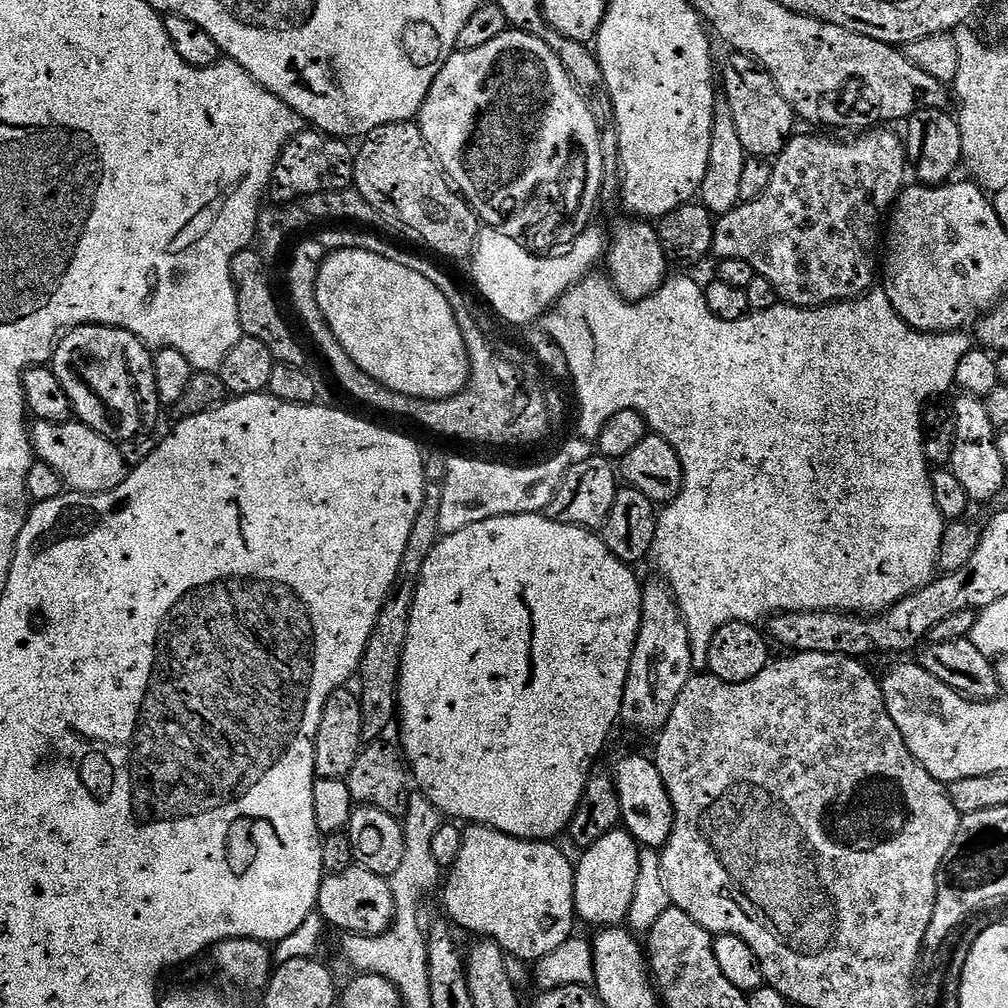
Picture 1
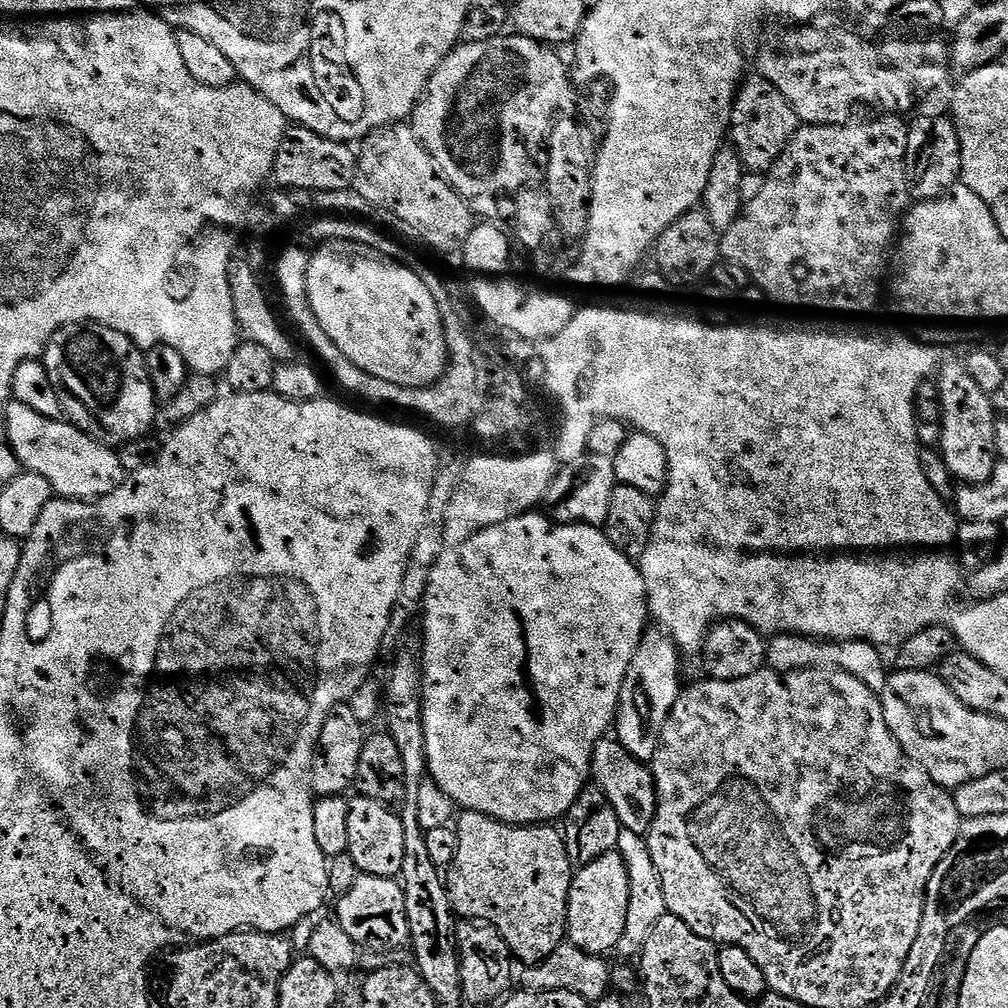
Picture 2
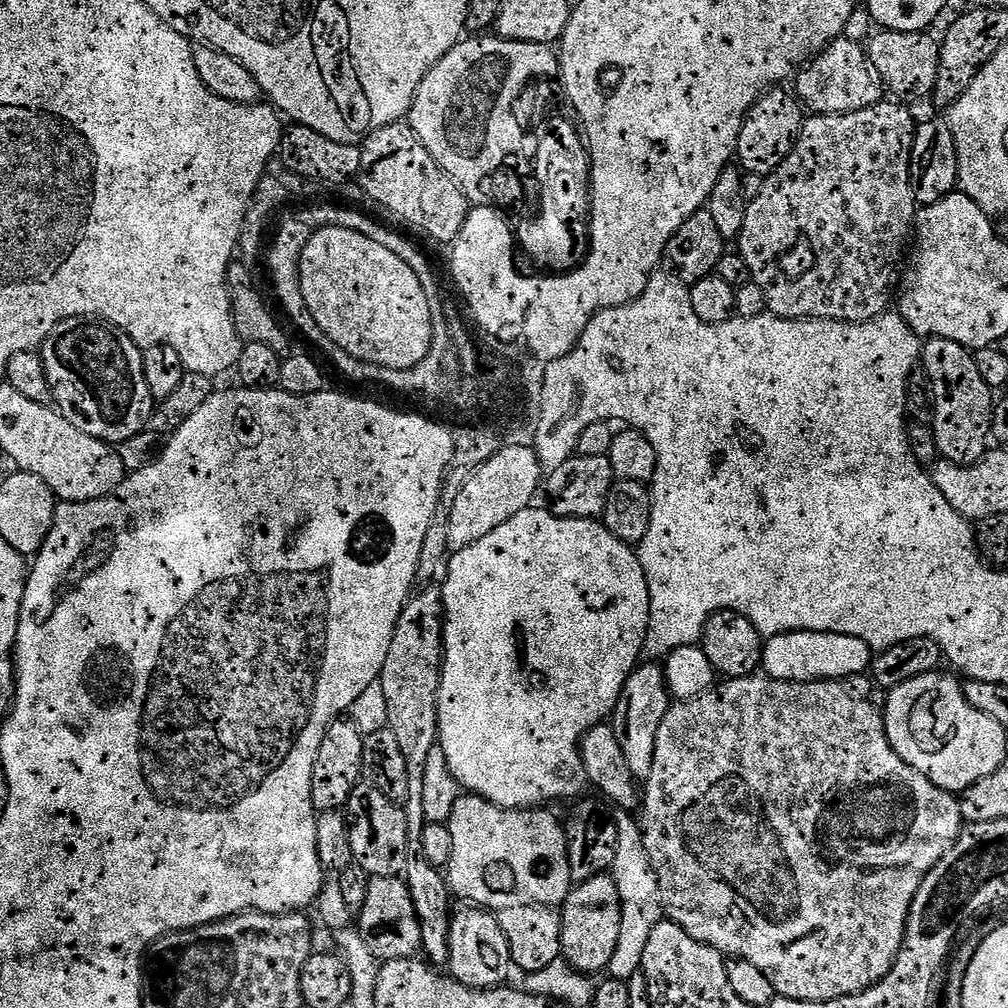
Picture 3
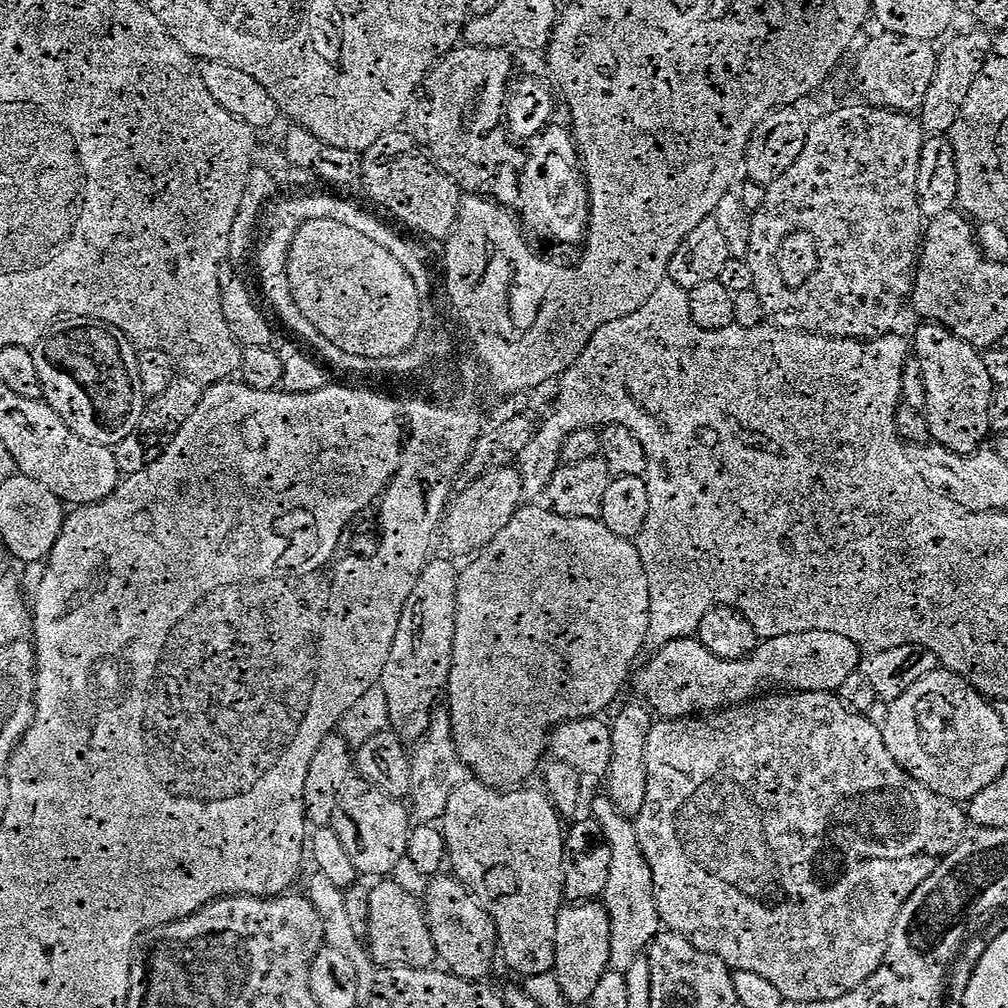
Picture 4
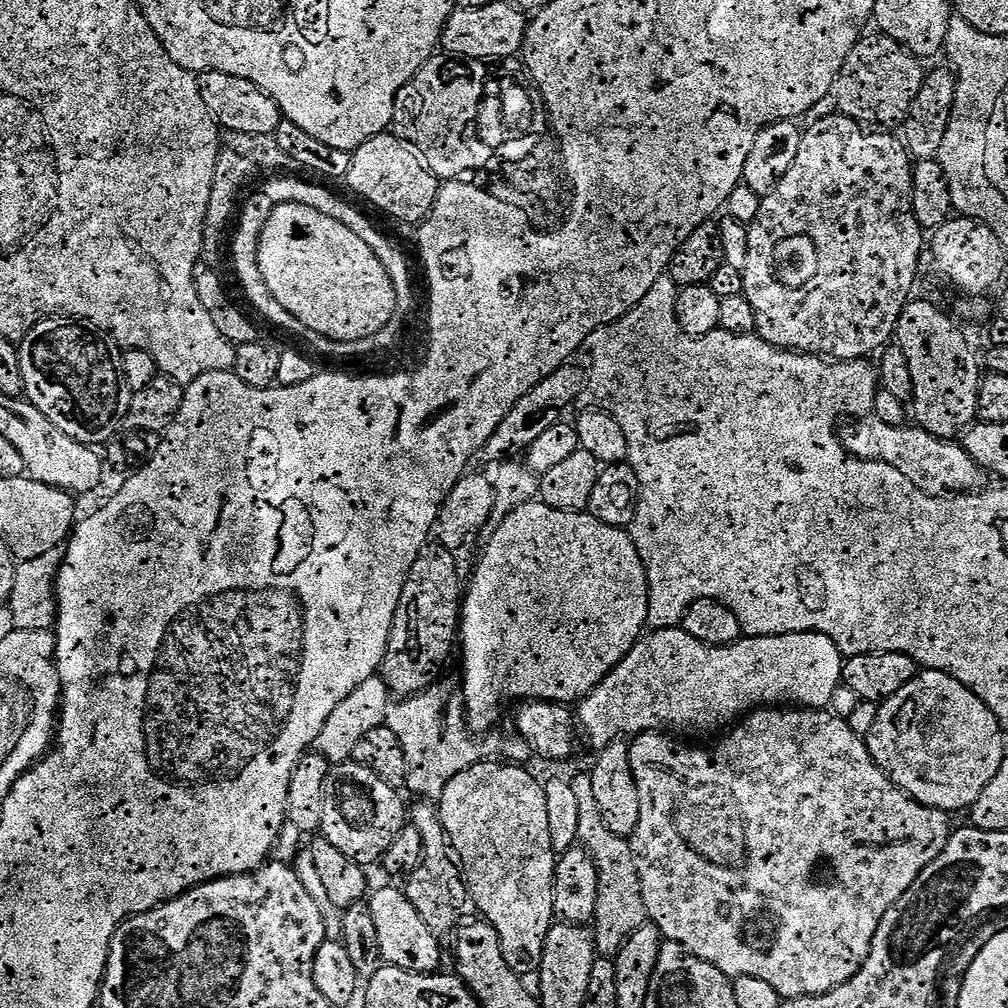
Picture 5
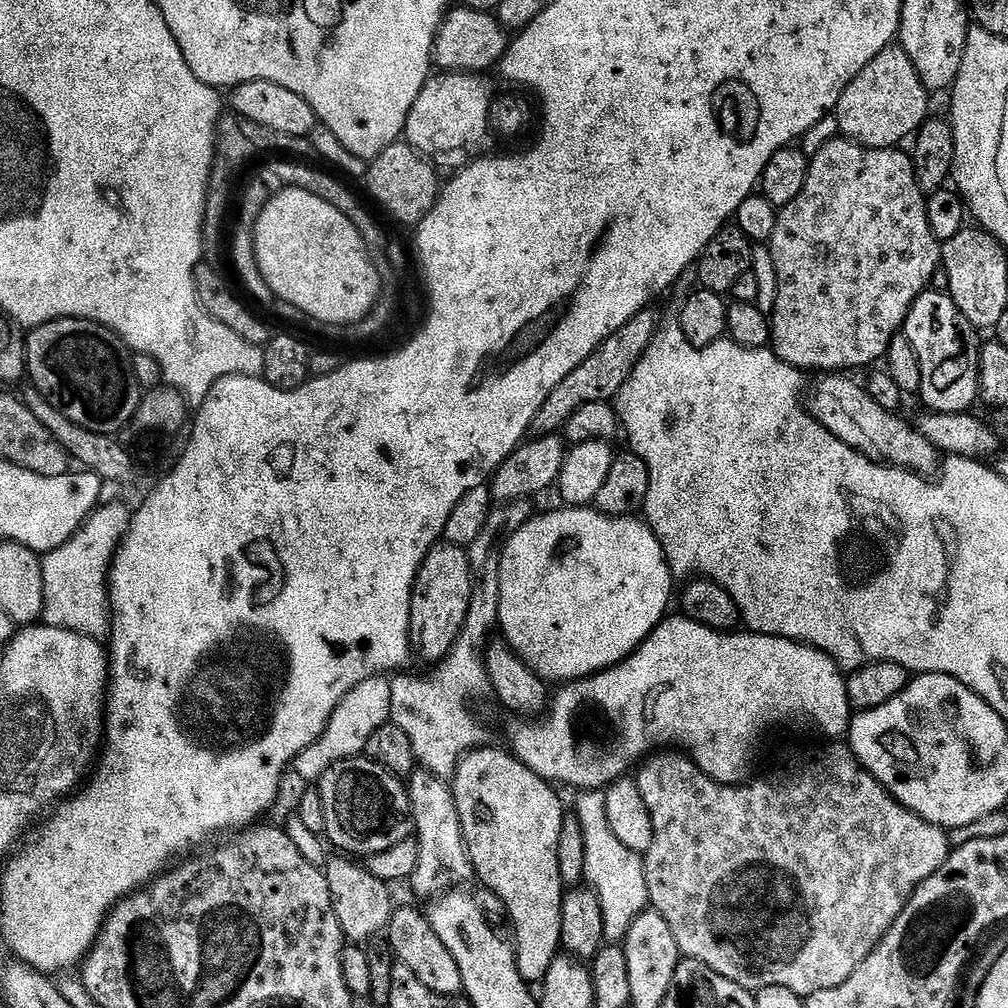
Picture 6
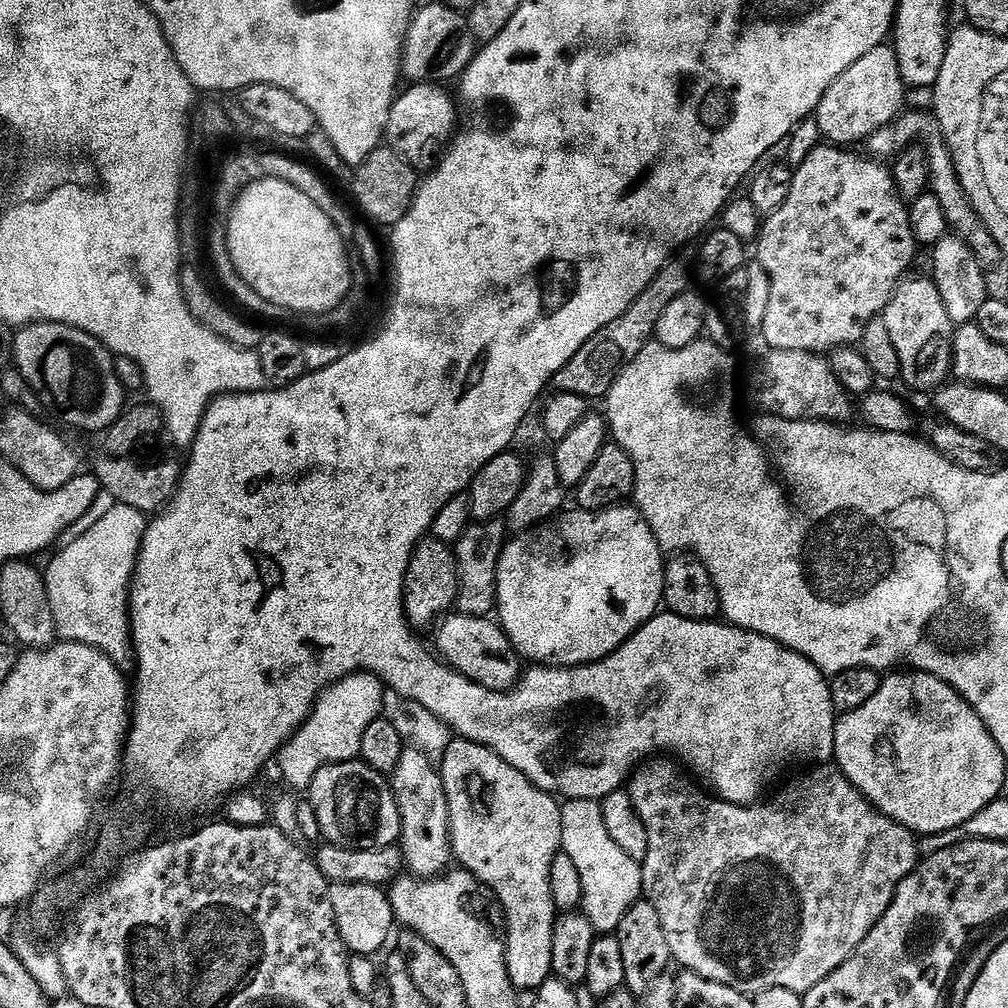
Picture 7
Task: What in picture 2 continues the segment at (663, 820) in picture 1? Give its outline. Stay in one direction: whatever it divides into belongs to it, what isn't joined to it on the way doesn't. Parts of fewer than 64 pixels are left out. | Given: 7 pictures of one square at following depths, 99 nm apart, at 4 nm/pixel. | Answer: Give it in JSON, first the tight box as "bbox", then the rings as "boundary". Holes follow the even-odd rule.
{"bbox":[592,738,656,836],"boundary":[[[616,738],[599,740],[592,755],[592,775],[595,787],[606,794],[614,814],[618,814],[621,829],[644,836],[656,817],[656,783],[651,767],[645,761],[634,758],[628,748],[623,748]]]}

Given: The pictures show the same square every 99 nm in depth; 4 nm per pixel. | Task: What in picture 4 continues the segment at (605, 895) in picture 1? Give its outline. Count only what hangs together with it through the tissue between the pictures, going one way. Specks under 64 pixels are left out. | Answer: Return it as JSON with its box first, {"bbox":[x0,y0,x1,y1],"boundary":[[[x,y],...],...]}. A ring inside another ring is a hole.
{"bbox":[554,902,611,1005],"boundary":[[[572,902],[561,907],[556,919],[554,973],[569,1005],[587,1005],[590,994],[594,994],[594,989],[602,979],[602,974],[609,972],[610,942],[611,918],[603,903]]]}

